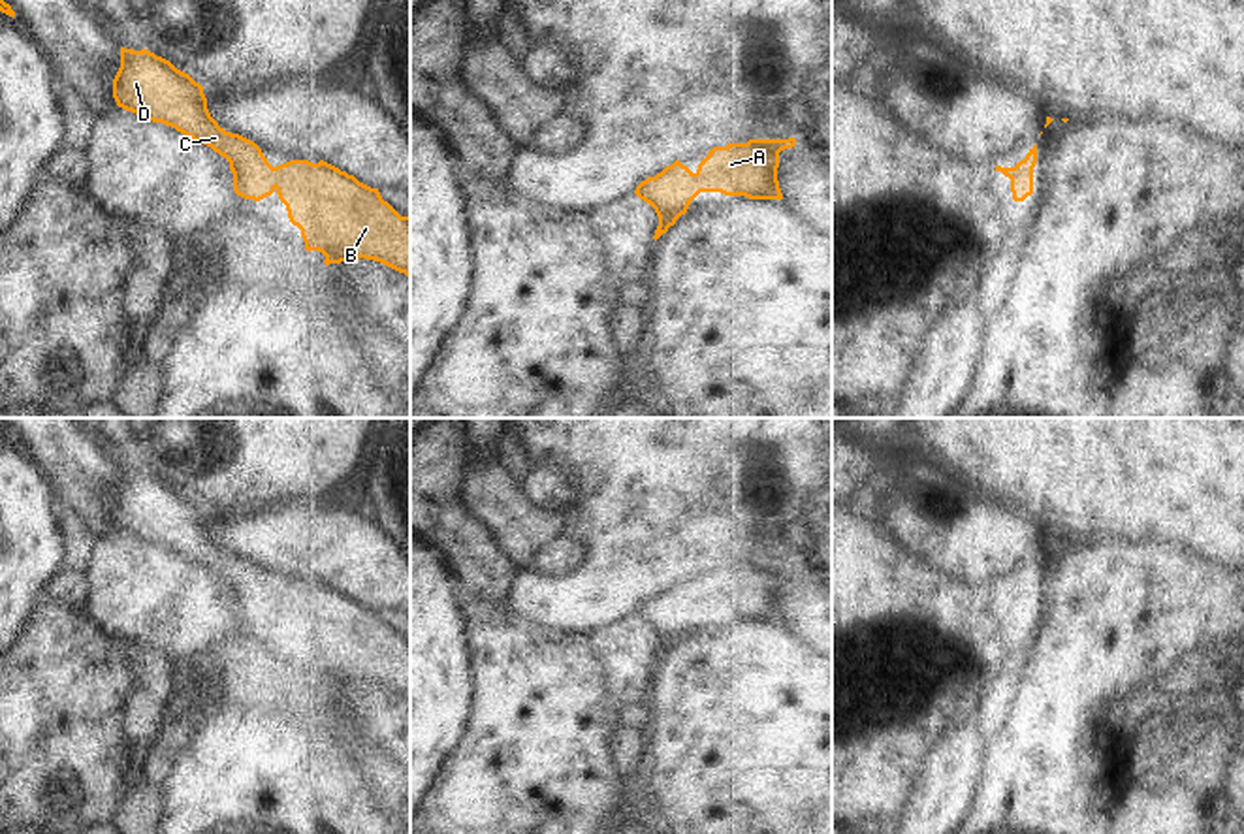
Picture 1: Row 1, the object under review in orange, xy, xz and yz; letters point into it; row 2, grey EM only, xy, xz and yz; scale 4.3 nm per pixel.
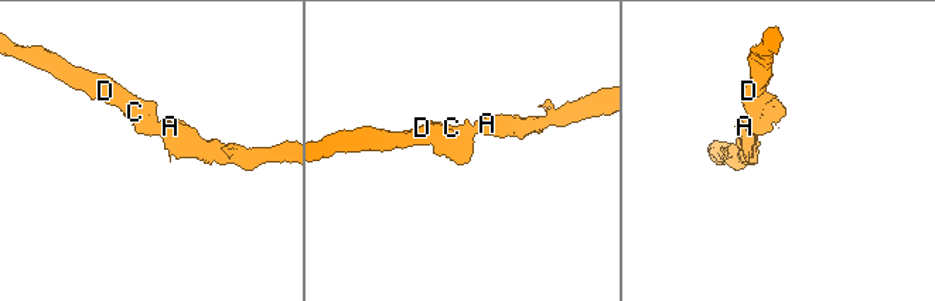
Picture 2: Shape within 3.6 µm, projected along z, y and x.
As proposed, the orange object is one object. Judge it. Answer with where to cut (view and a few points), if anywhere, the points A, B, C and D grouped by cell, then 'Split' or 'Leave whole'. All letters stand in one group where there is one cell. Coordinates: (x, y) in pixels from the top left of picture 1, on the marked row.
No split. Groups: A B C D. Leave whole

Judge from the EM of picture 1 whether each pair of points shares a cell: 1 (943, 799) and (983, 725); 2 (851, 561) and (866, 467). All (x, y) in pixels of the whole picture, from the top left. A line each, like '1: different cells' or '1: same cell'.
1: same cell
2: different cells

